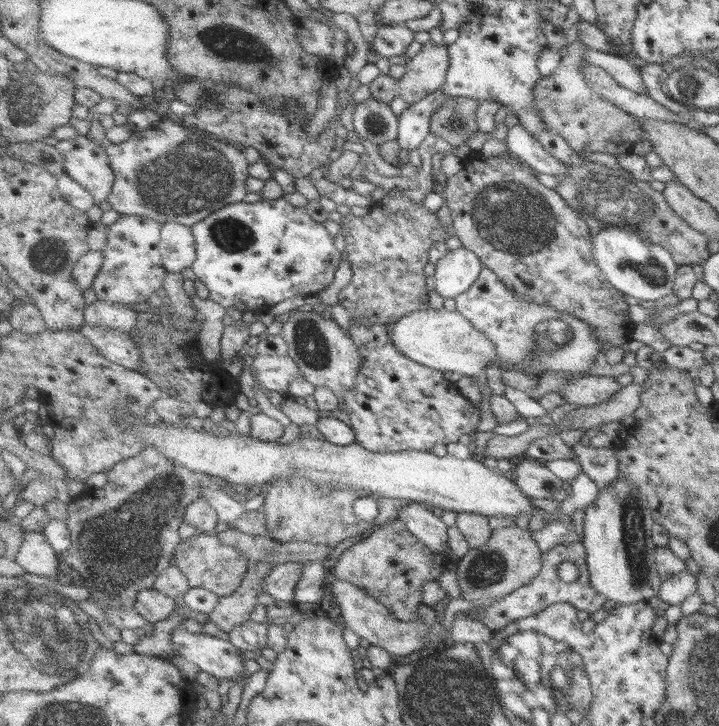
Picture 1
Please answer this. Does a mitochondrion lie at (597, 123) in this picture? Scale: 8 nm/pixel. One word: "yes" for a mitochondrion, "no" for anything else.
no

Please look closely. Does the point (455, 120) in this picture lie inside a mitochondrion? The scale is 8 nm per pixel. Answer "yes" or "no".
yes

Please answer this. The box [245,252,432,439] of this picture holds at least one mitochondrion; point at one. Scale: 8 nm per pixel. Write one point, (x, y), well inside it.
(310, 344)

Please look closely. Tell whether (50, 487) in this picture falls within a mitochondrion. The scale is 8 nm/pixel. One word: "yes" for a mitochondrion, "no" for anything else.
no

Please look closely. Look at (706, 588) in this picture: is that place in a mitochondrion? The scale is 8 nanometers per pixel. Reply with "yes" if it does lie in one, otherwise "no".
no

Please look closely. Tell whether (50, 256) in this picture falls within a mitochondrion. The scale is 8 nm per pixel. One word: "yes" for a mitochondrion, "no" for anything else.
yes

